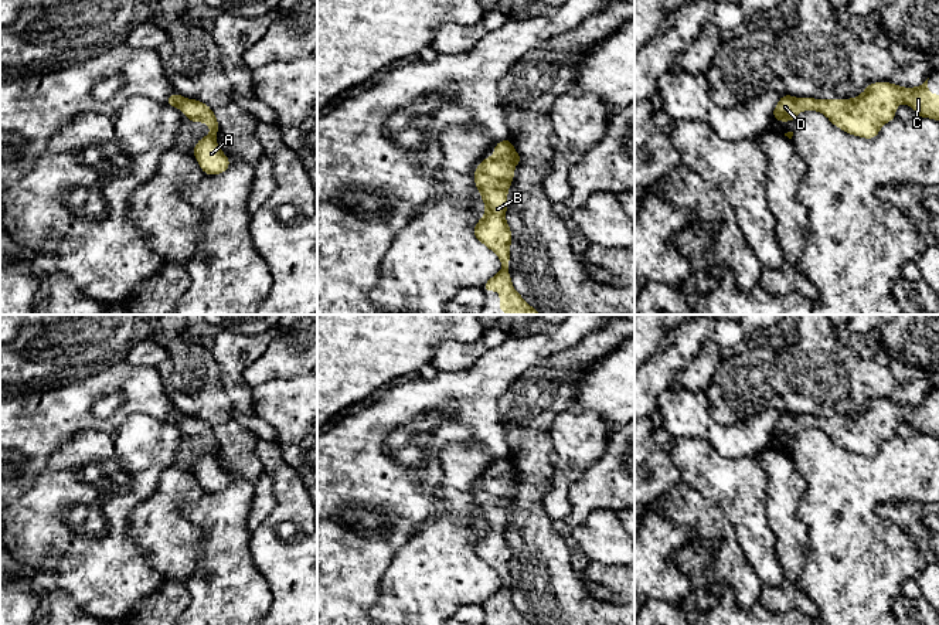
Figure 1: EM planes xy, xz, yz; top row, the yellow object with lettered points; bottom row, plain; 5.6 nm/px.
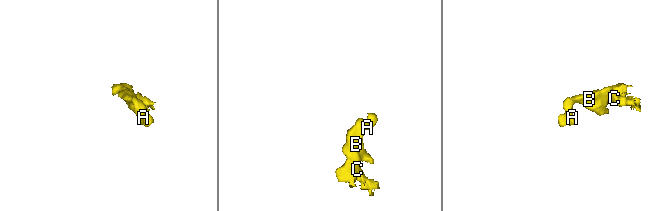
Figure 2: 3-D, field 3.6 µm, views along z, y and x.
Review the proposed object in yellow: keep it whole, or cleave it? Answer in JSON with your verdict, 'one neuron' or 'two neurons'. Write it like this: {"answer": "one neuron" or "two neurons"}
{"answer": "one neuron"}

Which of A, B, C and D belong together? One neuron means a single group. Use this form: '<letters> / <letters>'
A B C D

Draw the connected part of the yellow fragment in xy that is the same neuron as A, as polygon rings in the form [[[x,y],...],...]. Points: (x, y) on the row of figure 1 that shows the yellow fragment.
[[[177,92],[167,98],[166,103],[180,108],[191,122],[205,122],[210,126],[211,133],[200,139],[194,146],[194,156],[203,171],[205,174],[220,174],[227,171],[229,159],[217,145],[215,135],[218,133],[220,126],[210,106],[195,99],[184,99]]]

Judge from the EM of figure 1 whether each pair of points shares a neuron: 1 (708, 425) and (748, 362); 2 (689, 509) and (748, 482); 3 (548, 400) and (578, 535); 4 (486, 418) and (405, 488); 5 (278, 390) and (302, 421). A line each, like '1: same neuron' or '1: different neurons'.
1: different neurons
2: different neurons
3: different neurons
4: same neuron
5: same neuron

